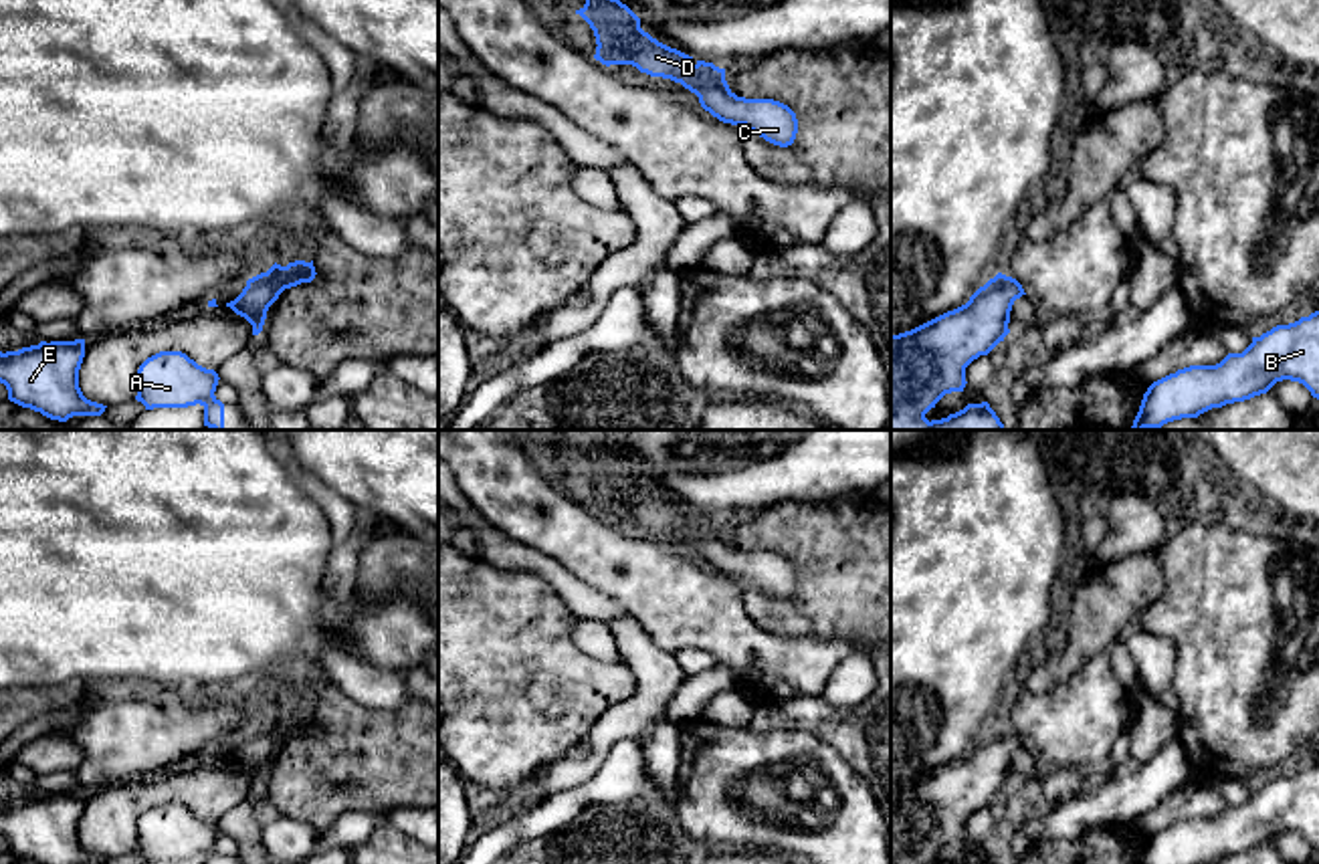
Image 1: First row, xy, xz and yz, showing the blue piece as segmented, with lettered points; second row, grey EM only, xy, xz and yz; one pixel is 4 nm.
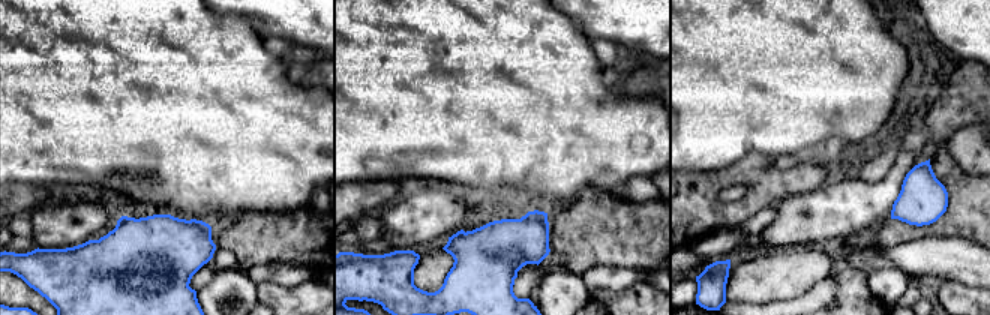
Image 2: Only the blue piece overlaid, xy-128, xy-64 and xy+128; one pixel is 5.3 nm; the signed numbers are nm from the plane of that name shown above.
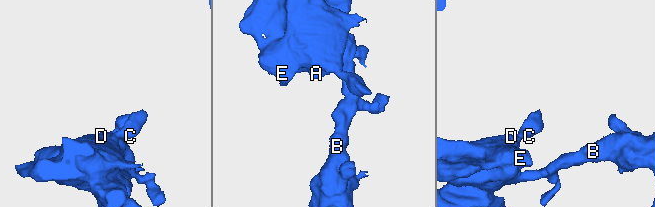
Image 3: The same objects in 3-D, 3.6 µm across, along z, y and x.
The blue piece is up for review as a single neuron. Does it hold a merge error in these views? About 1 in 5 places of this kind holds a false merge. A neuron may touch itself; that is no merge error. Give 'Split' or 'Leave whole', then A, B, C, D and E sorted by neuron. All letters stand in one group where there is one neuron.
Leave whole. Groups: A B C D E

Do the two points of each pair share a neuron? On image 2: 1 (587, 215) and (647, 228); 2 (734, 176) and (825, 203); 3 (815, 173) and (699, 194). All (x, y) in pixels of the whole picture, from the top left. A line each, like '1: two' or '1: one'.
1: one
2: two
3: one

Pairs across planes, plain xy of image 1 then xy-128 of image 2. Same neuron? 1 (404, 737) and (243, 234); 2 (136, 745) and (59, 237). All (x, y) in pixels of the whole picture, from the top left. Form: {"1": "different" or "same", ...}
{"1": "same", "2": "same"}

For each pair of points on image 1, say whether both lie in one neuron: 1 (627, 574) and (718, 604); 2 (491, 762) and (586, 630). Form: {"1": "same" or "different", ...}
{"1": "same", "2": "different"}

